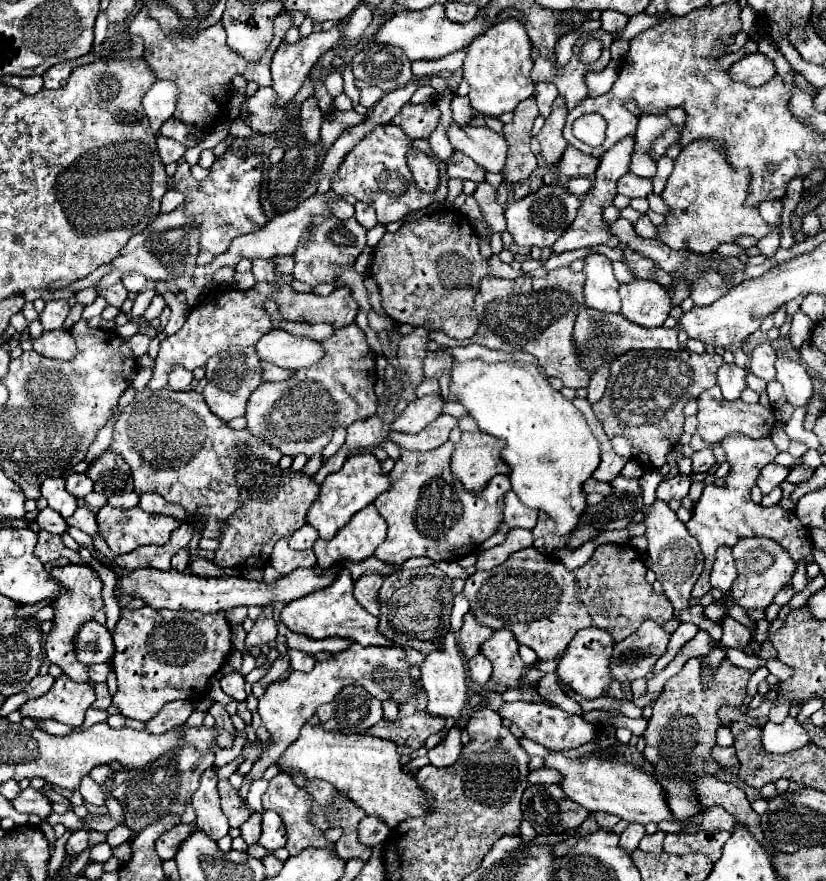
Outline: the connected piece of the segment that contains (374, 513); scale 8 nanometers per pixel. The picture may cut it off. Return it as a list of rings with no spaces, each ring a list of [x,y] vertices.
[[[368,505],[364,511],[360,511],[360,515],[354,515],[348,521],[348,527],[342,527],[330,541],[316,539],[314,553],[318,557],[318,567],[328,569],[340,559],[364,561],[374,555],[384,539],[386,523],[378,509]]]

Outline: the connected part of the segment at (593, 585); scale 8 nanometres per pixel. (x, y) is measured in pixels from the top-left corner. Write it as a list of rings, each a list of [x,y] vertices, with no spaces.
[[[628,543],[596,547],[590,561],[574,571],[568,571],[558,559],[540,555],[534,547],[528,547],[512,553],[502,565],[490,571],[470,575],[464,595],[478,623],[484,623],[492,631],[510,629],[520,645],[534,649],[540,661],[550,661],[584,627],[604,629],[618,643],[648,619],[660,625],[672,619],[672,603],[668,603],[666,595],[656,595],[644,577],[646,565],[640,553]]]

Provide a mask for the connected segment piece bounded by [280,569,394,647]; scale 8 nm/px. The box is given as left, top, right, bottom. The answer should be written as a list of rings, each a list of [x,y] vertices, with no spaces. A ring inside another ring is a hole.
[[[342,569],[338,579],[330,587],[324,587],[320,591],[314,591],[302,599],[288,603],[282,609],[280,619],[290,631],[312,639],[326,639],[338,635],[338,637],[348,637],[360,645],[378,645],[378,647],[394,645],[392,639],[378,633],[378,619],[356,603],[352,591],[354,591],[354,581],[350,577],[350,571]]]

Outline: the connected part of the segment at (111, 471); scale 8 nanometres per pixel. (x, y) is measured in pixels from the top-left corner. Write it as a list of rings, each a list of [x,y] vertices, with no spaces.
[[[104,451],[88,467],[88,475],[94,481],[94,491],[98,491],[106,497],[134,491],[130,467],[126,465],[126,461],[120,455],[112,453],[112,451]]]

